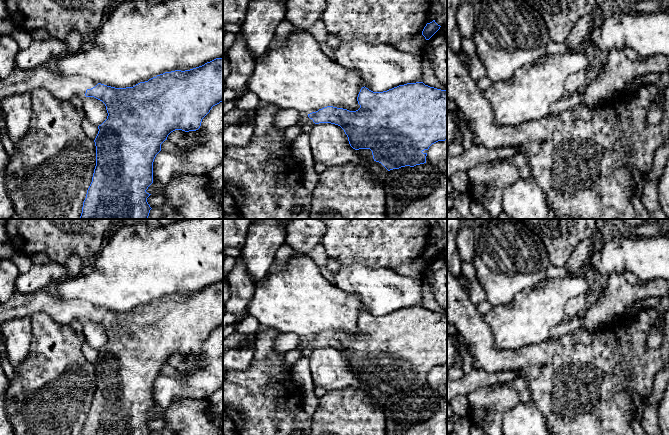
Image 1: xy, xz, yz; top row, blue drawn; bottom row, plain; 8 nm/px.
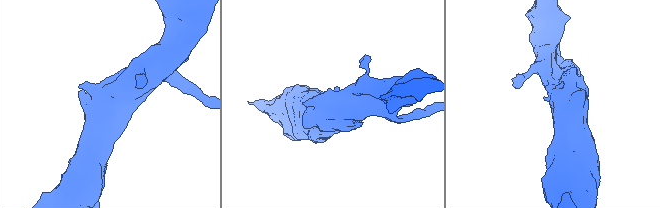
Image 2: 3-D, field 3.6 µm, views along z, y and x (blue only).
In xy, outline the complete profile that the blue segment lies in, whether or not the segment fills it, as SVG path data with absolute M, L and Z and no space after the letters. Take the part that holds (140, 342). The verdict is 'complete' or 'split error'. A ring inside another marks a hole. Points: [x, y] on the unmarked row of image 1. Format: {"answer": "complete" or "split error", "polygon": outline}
{"answer": "split error", "polygon": "M223 281L190 294L165 296L148 305L126 312L107 310L82 299L60 298L54 293L52 287L30 294L22 294L16 290L6 303L0 303L0 323L25 316L31 317L37 312L47 313L59 324L70 325L75 319L83 319L94 321L106 330L108 340L98 350L99 355L94 364L96 390L82 435L150 435L152 432L148 428L147 422L151 418L146 414L153 407L153 386L161 375L161 368L175 354L185 356L198 354L202 343L212 331L223 325Z"}

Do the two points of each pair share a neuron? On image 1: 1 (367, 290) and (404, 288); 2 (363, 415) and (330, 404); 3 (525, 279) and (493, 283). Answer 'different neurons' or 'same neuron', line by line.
1: same neuron
2: same neuron
3: same neuron

